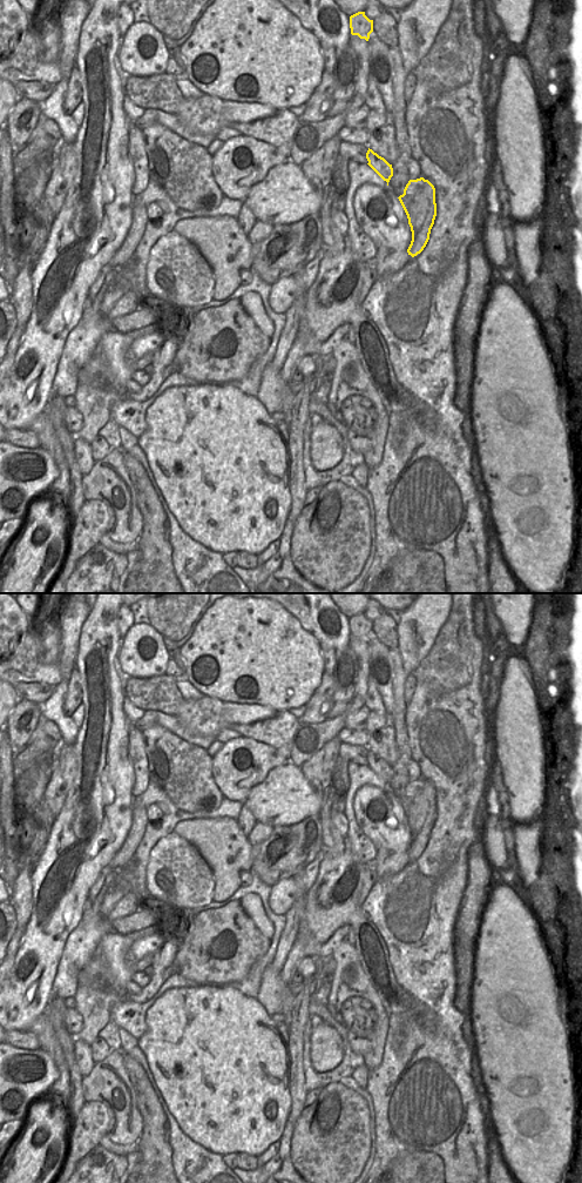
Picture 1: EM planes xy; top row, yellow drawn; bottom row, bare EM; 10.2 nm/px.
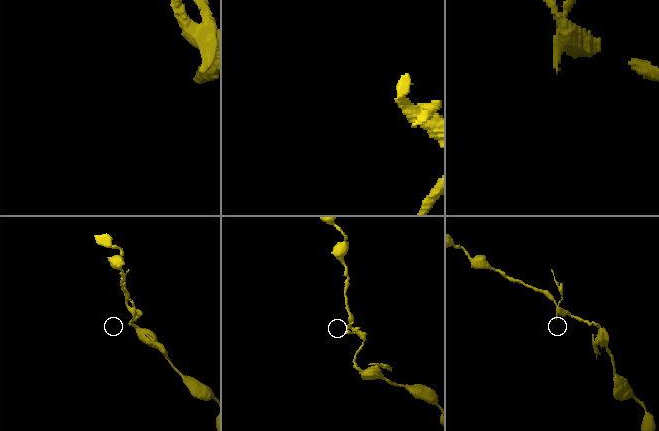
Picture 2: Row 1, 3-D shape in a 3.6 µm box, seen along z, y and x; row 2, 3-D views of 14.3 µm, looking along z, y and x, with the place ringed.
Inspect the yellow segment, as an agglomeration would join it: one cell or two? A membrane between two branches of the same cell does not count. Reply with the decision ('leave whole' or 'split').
leave whole

